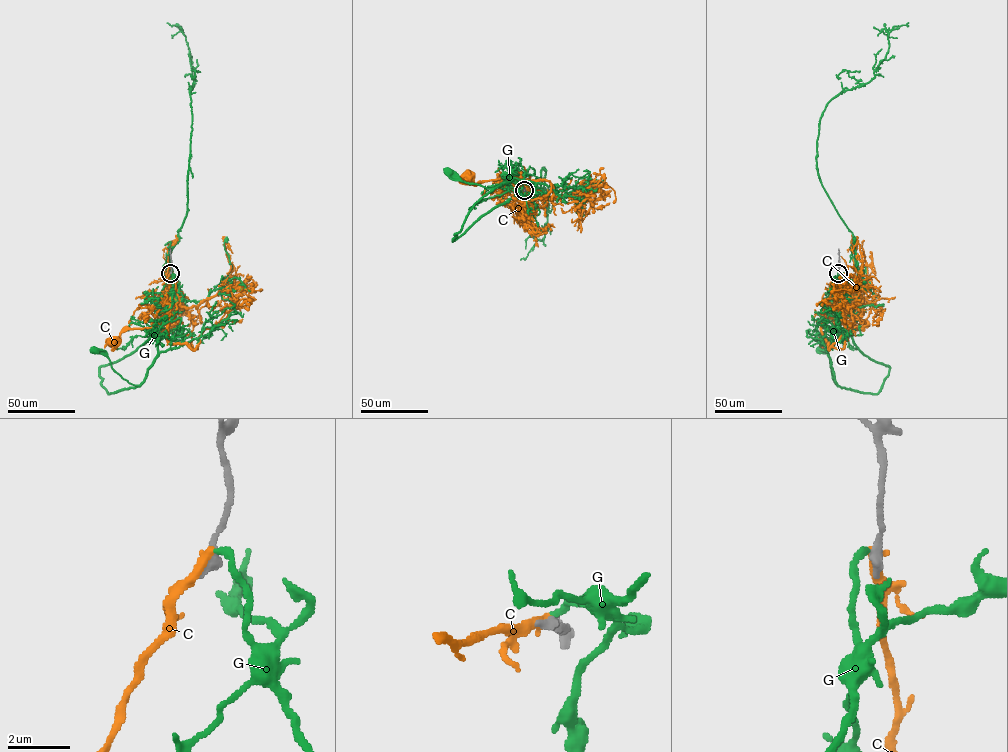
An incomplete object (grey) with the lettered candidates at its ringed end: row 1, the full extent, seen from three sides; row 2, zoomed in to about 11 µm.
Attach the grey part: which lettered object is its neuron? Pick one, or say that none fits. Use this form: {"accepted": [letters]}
{"accepted": []}

